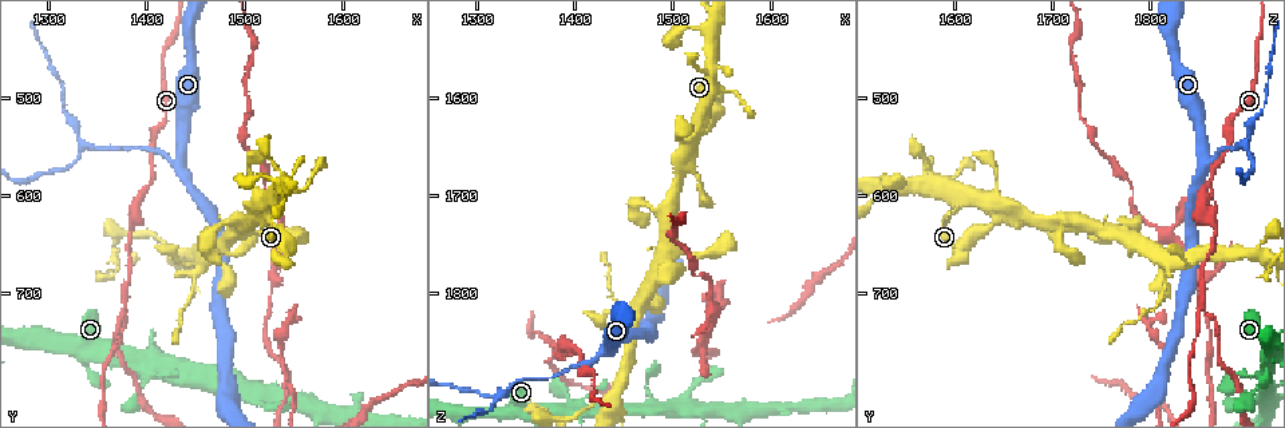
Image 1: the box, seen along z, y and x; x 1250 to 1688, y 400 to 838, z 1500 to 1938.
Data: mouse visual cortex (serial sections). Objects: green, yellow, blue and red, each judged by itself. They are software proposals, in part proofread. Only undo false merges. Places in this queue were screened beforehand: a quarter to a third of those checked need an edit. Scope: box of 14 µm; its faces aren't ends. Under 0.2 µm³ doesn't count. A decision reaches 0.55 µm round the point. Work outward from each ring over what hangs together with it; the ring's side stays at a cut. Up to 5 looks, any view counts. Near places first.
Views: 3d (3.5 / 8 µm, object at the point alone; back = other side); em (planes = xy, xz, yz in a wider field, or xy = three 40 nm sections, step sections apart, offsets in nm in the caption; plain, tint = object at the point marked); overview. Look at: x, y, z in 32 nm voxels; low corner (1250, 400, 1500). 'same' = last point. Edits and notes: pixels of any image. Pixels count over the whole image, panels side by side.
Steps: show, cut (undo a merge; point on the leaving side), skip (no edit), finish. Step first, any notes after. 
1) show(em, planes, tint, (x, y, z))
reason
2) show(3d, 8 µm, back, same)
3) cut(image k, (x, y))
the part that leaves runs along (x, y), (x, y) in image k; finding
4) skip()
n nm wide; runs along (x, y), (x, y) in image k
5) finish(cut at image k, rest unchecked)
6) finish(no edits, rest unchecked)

show(3d, 3.5 µm, (1535, 610, 1600))
thin neck

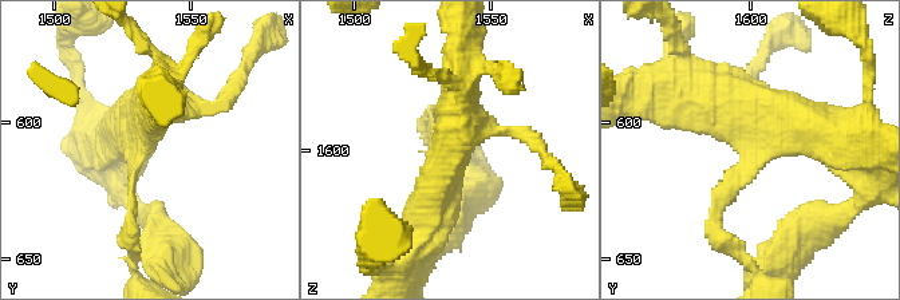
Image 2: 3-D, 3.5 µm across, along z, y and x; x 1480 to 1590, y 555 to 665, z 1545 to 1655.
show(em, xy, step 1, tint, (1531, 607, 1603))
need the tissue

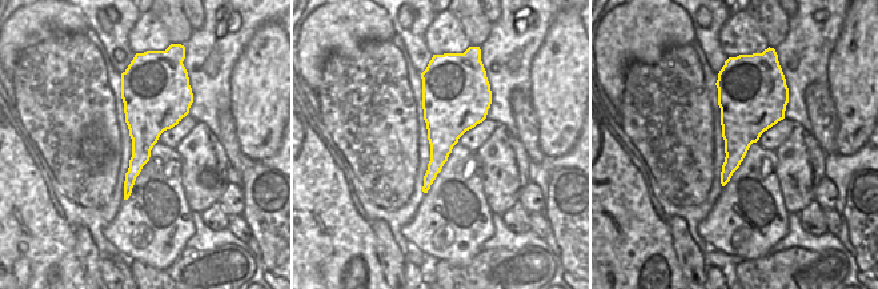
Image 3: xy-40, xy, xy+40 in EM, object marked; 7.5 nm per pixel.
skip()
arms of 150, 500, 500 nm; runs along (131, 221), (139, 131), (160, 94) in image 2; continuous, no second cell

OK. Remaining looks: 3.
show(3d, 3.5 µm, (1540, 595, 1535))
three arms meet

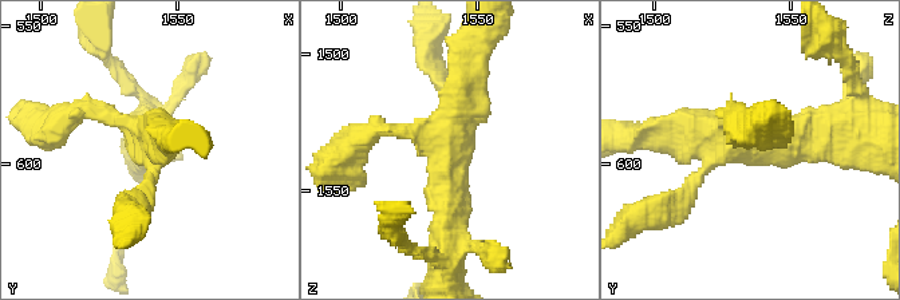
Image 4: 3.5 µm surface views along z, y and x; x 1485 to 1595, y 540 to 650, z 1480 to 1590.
show(em, planes, tint, same)

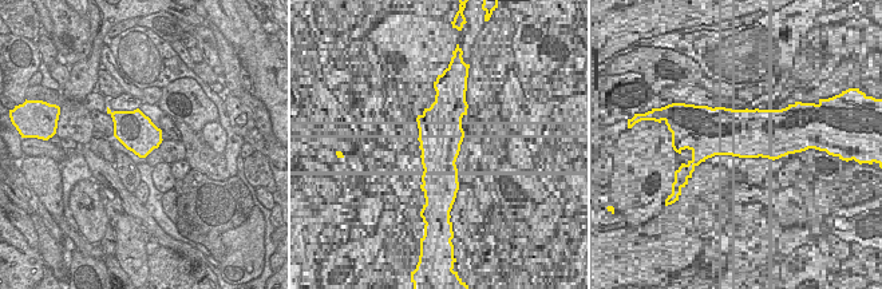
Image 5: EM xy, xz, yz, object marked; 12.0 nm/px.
skip()
runs along (446, 237), (446, 145), (368, 134) in image 4; one cell here

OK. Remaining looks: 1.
finish(no edits, rest unchecked)

